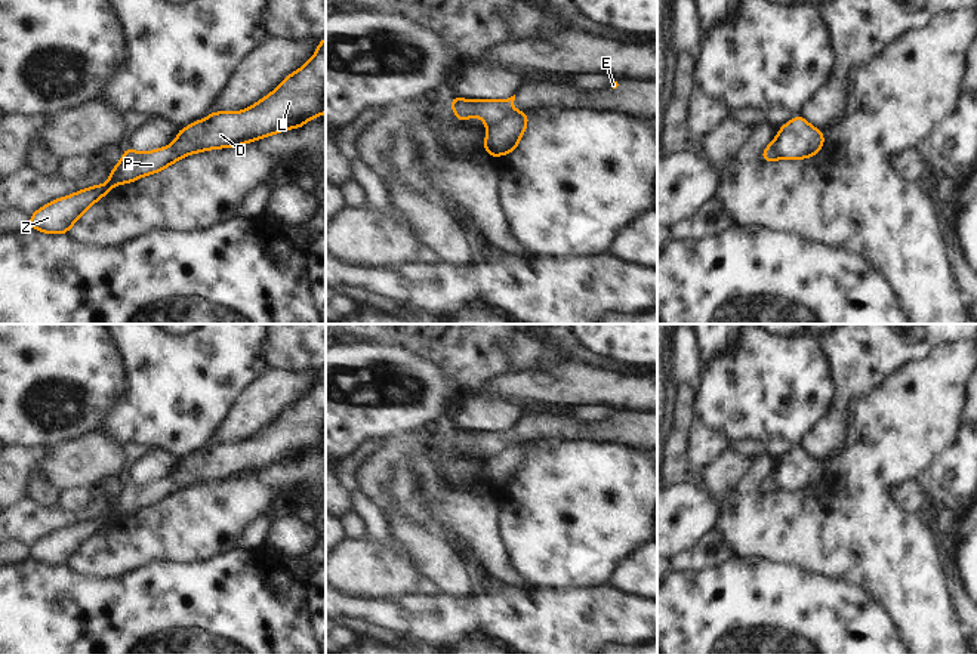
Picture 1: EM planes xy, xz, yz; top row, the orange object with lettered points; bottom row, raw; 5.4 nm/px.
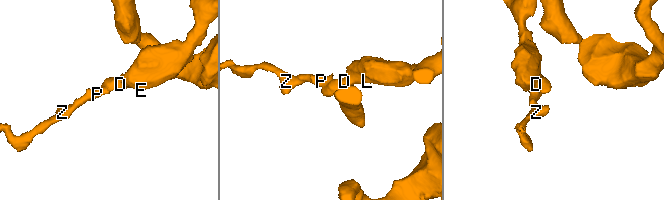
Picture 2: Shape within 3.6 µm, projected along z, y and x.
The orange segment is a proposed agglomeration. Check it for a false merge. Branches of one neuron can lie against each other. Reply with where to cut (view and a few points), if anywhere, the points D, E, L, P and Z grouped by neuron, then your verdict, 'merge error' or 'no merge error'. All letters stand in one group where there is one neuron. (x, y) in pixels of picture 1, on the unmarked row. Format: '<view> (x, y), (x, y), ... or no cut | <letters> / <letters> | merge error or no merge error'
xz (518, 443), (505, 447), (489, 460) | D E L / P Z | merge error

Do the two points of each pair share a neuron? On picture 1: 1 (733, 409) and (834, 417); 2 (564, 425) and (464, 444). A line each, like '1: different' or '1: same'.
1: different
2: same

